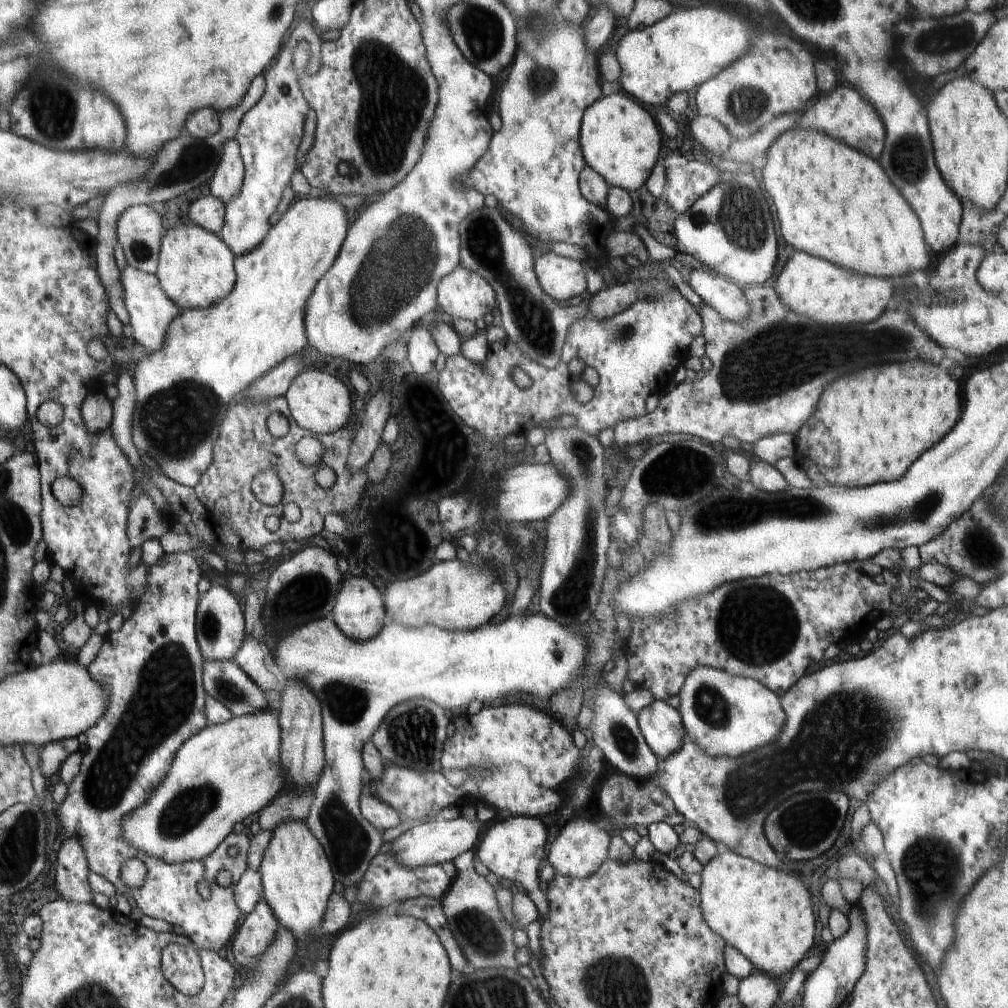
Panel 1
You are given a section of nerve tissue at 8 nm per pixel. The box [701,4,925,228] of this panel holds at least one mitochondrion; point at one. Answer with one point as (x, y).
(744, 105)

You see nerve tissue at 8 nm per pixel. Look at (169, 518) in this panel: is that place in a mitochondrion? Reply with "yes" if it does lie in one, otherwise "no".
no

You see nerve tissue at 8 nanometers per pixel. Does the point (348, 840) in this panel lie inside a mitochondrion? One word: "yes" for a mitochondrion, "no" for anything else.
yes

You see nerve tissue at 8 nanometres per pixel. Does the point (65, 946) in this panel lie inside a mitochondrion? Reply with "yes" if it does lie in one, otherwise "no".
no

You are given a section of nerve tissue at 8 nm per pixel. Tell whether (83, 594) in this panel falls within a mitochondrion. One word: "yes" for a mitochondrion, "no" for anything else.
no

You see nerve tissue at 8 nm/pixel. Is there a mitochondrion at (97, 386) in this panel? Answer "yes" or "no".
no

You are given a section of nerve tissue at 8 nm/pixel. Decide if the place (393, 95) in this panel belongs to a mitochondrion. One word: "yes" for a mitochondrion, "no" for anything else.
yes

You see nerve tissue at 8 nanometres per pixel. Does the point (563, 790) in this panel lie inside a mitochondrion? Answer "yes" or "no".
no

